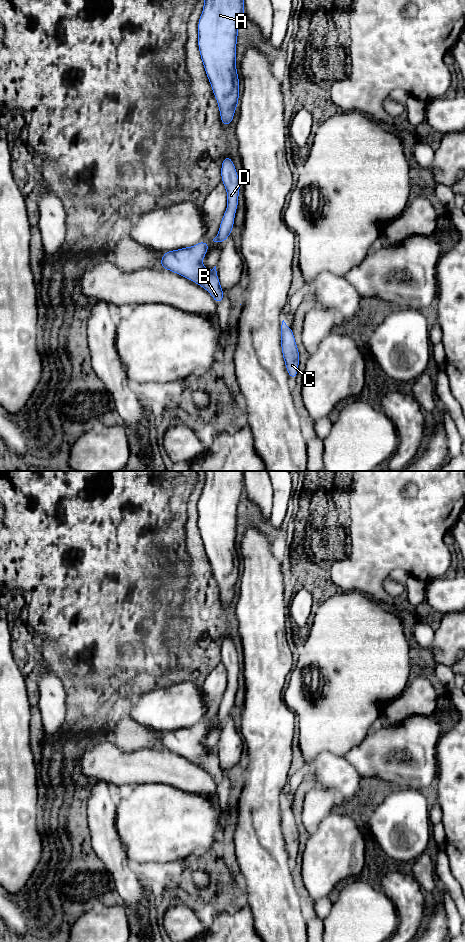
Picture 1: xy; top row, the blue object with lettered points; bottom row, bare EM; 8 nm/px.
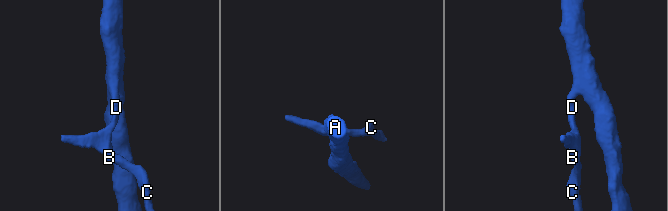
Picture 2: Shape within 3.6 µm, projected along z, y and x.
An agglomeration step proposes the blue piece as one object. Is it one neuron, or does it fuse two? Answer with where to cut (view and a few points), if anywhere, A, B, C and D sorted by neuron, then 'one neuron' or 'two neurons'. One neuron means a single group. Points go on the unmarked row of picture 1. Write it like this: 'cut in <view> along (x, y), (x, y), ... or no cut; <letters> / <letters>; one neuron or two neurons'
no cut; A B C D; one neuron

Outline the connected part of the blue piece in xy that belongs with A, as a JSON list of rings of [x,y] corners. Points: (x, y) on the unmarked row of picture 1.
[[[205,471],[203,491],[198,500],[198,528],[224,607],[232,603],[240,576],[236,526],[239,503],[244,497],[243,471]]]

